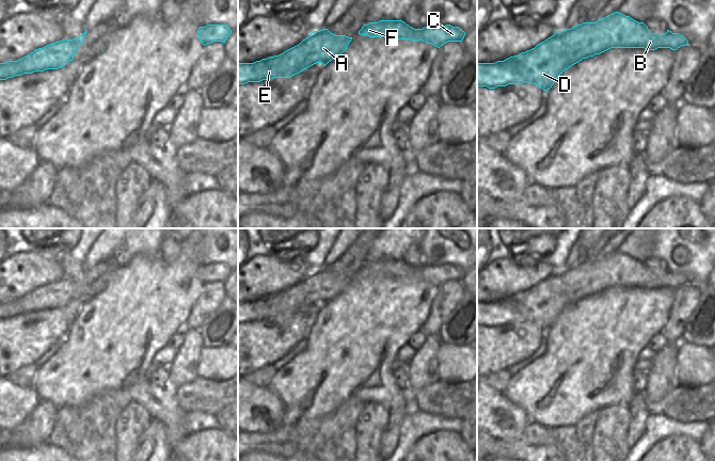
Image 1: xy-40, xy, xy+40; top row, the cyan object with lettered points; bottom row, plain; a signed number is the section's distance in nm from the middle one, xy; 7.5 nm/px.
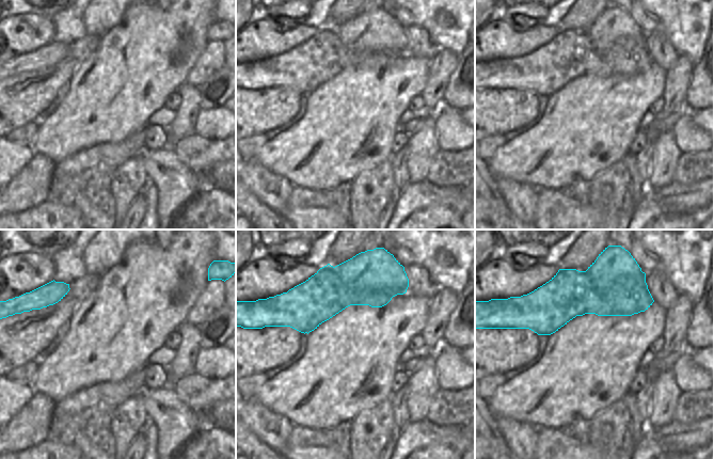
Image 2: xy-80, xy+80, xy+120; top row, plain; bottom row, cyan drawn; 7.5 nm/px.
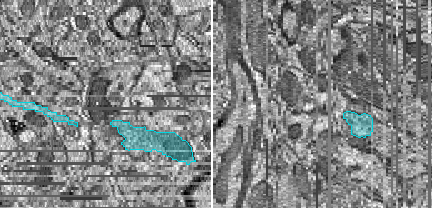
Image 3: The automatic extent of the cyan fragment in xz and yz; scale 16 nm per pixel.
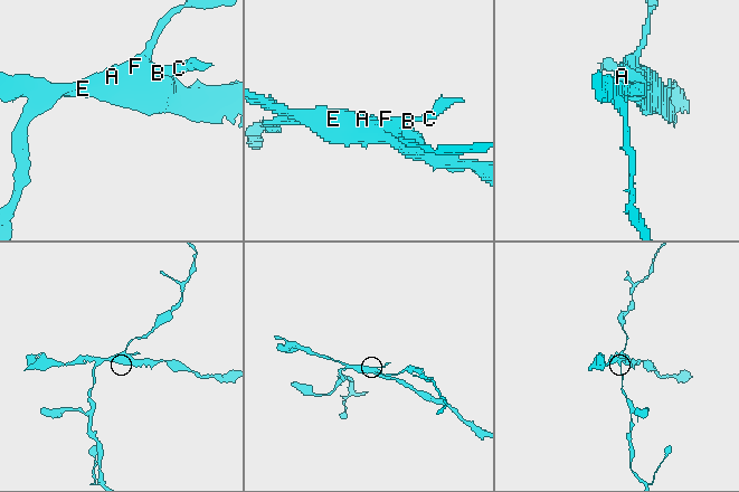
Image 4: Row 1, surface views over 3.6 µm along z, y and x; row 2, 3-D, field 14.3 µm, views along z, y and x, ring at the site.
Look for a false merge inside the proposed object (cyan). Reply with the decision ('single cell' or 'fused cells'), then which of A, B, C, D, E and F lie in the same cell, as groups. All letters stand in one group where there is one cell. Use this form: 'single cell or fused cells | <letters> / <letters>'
fused cells | A F / B C D E

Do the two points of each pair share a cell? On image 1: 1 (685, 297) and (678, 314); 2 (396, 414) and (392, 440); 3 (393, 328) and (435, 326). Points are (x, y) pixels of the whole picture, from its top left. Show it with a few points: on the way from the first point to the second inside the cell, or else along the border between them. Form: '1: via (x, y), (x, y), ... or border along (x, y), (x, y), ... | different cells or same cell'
1: via (685, 301), (681, 310) | same cell
2: via (396, 420), (392, 433) | same cell
3: border along (432, 304), (429, 315), (420, 329) | different cells

